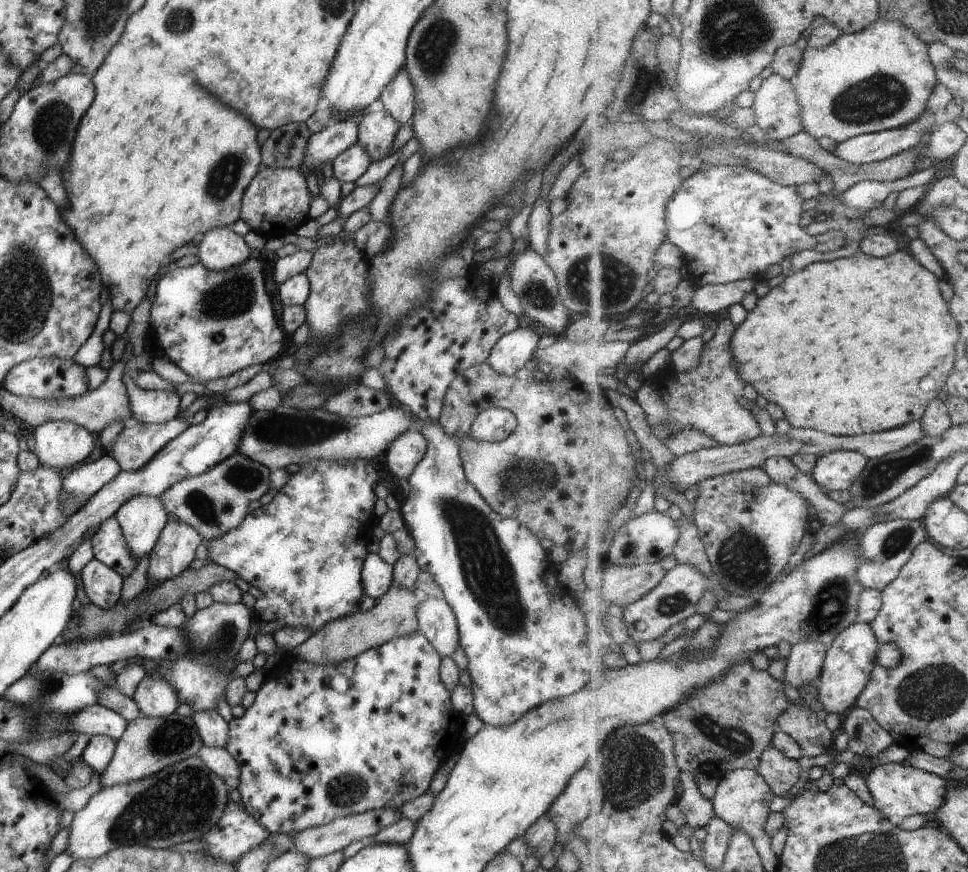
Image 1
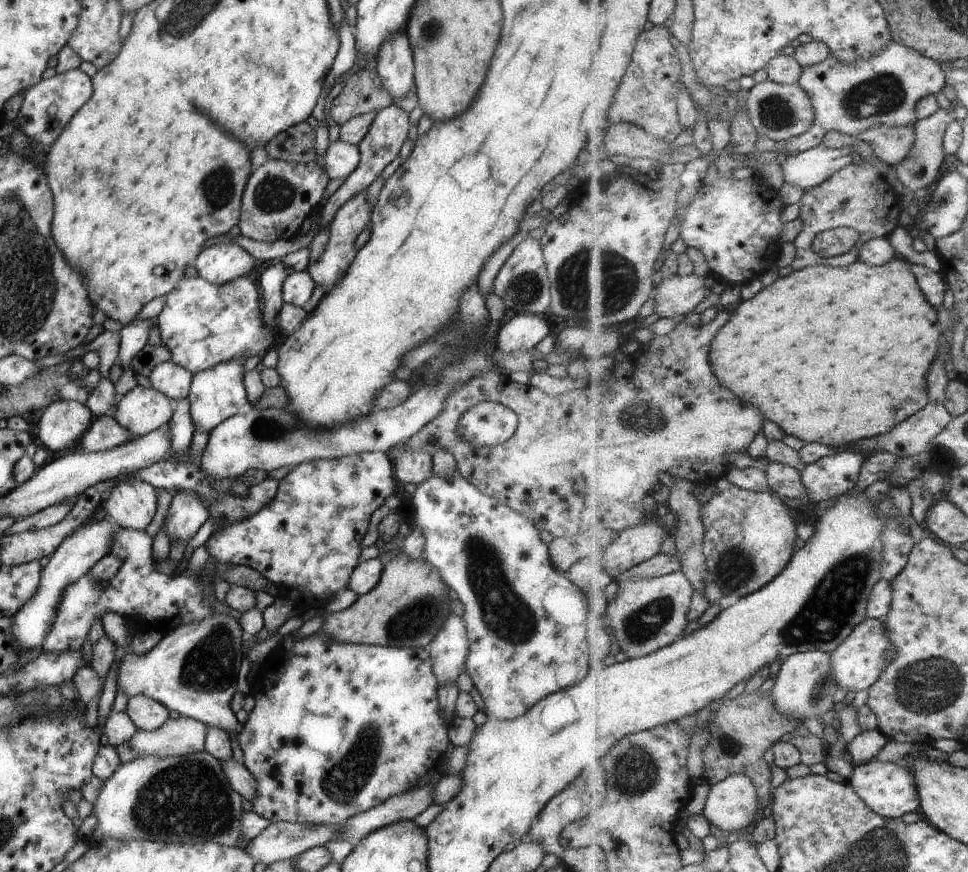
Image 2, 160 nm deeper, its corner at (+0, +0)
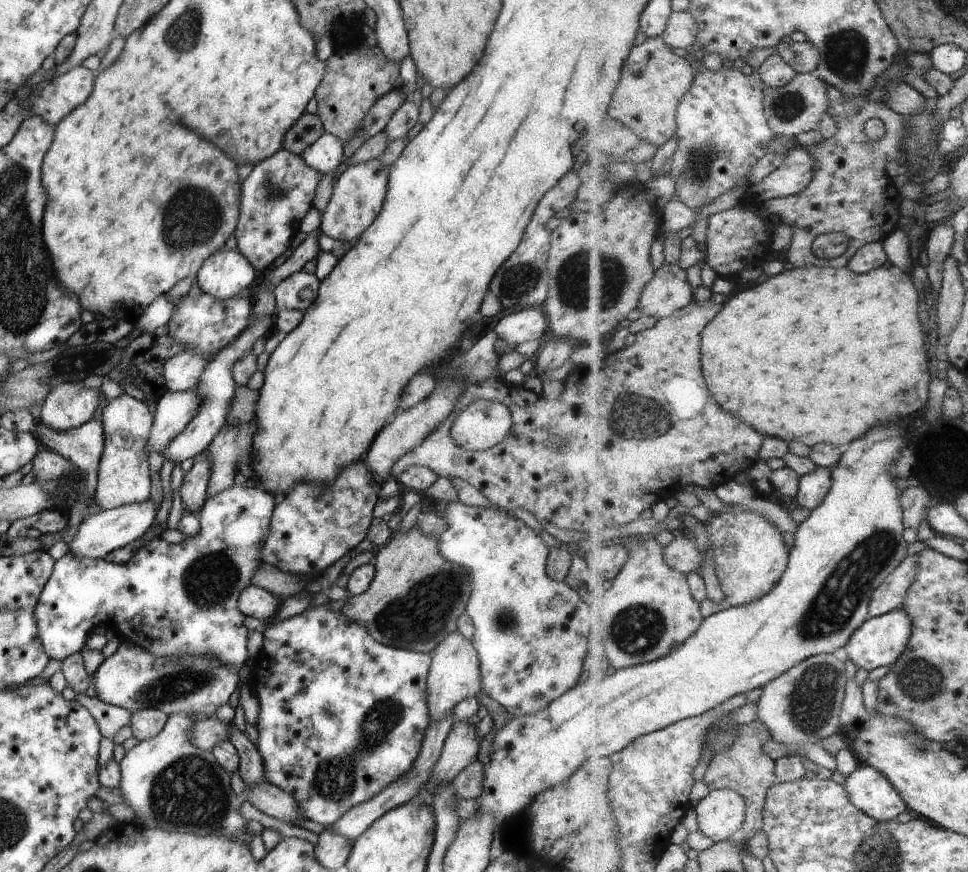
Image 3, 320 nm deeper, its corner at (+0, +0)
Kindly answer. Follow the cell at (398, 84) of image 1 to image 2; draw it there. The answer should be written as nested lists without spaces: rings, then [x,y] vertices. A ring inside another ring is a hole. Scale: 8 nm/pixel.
[[[405,30],[381,40],[373,69],[379,75],[381,86],[389,92],[392,104],[405,96],[414,84],[412,52]]]

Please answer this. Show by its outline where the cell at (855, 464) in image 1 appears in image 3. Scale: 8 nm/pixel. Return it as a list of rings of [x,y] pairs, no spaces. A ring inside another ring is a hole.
[[[818,468],[813,474],[800,477],[800,491],[794,499],[800,507],[814,511],[825,502],[831,485],[831,469]]]

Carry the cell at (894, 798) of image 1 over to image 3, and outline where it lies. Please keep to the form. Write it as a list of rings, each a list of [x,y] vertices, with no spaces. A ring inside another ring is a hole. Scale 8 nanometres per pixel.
[[[863,764],[846,777],[843,785],[853,804],[875,820],[889,821],[901,812],[910,812],[900,792],[872,766]]]

